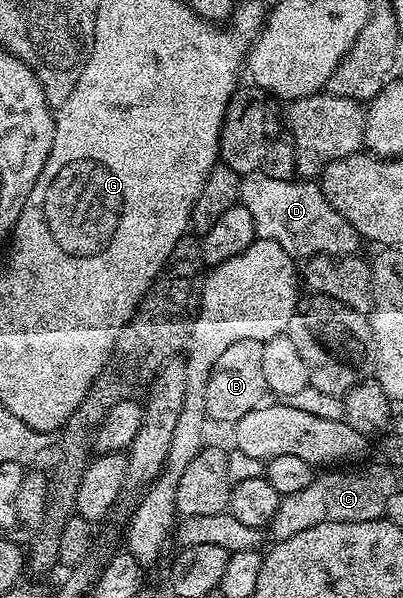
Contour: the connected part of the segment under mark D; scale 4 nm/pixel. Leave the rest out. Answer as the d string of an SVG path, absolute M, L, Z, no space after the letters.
M254 173L243 177L239 203L242 203L252 216L255 235L259 239L276 242L292 257L302 260L317 255L348 256L359 251L358 231L331 206L315 181L268 178L267 175Z

